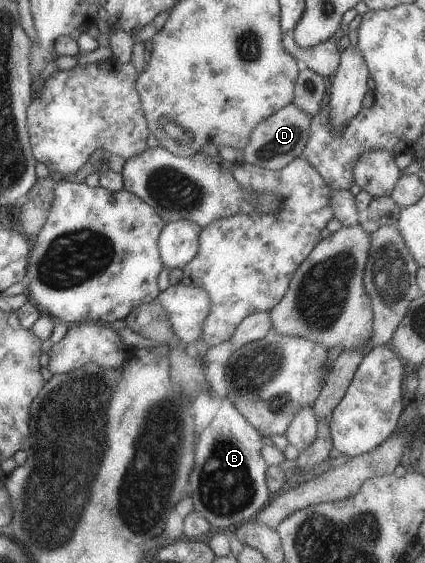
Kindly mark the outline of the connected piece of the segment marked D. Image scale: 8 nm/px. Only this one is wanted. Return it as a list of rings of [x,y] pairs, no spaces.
[[[292,102],[279,109],[252,130],[247,146],[241,149],[244,163],[265,170],[278,171],[285,168],[285,165],[301,156],[310,137],[310,119],[306,112],[301,111]]]

